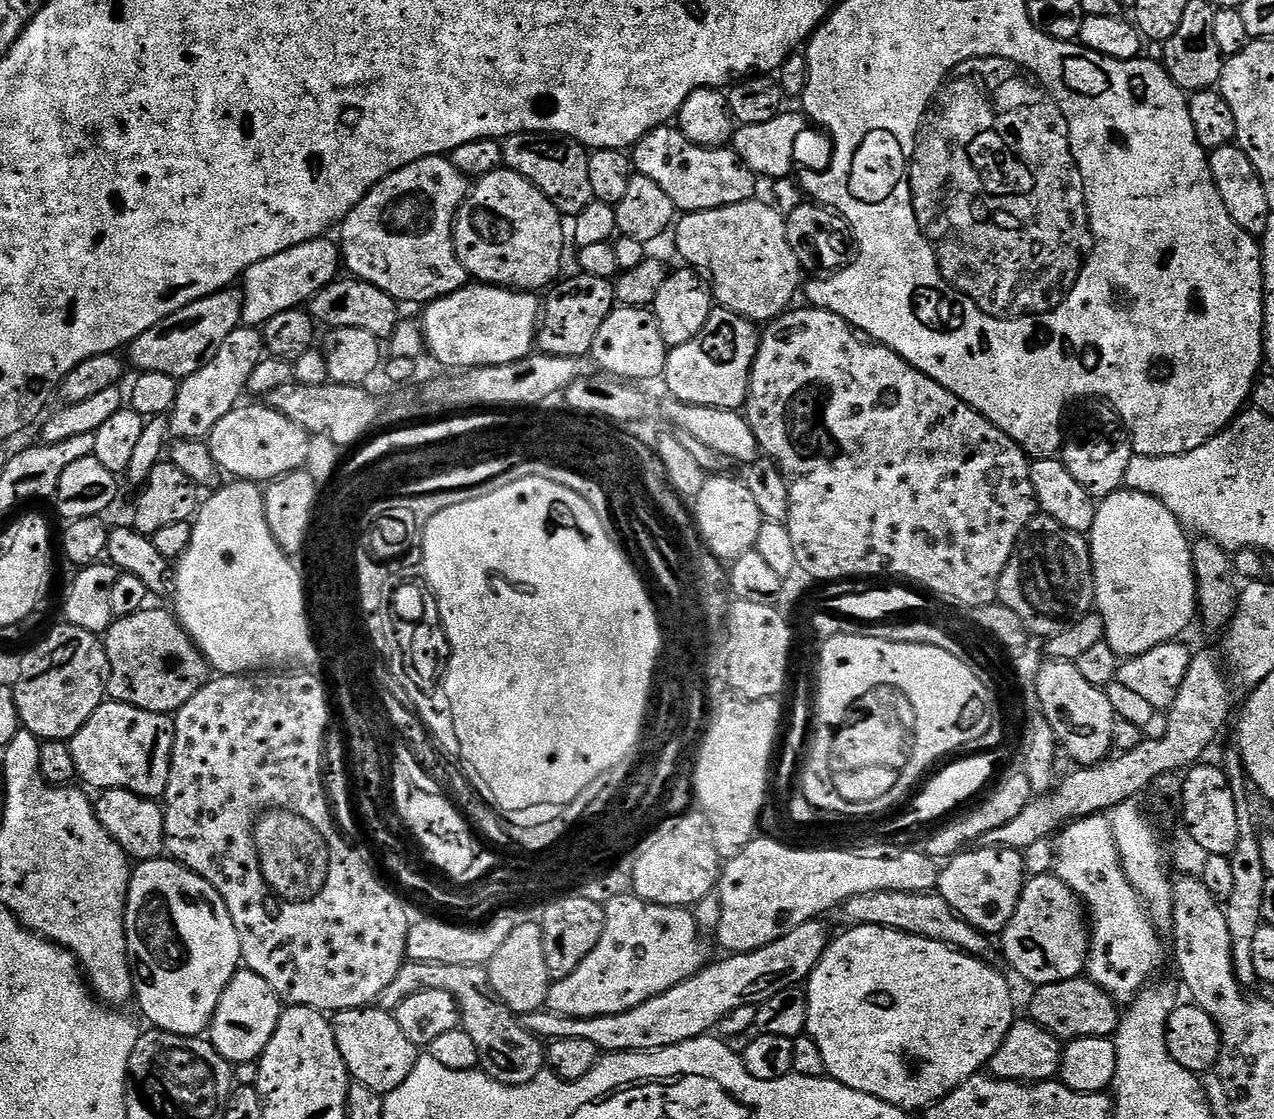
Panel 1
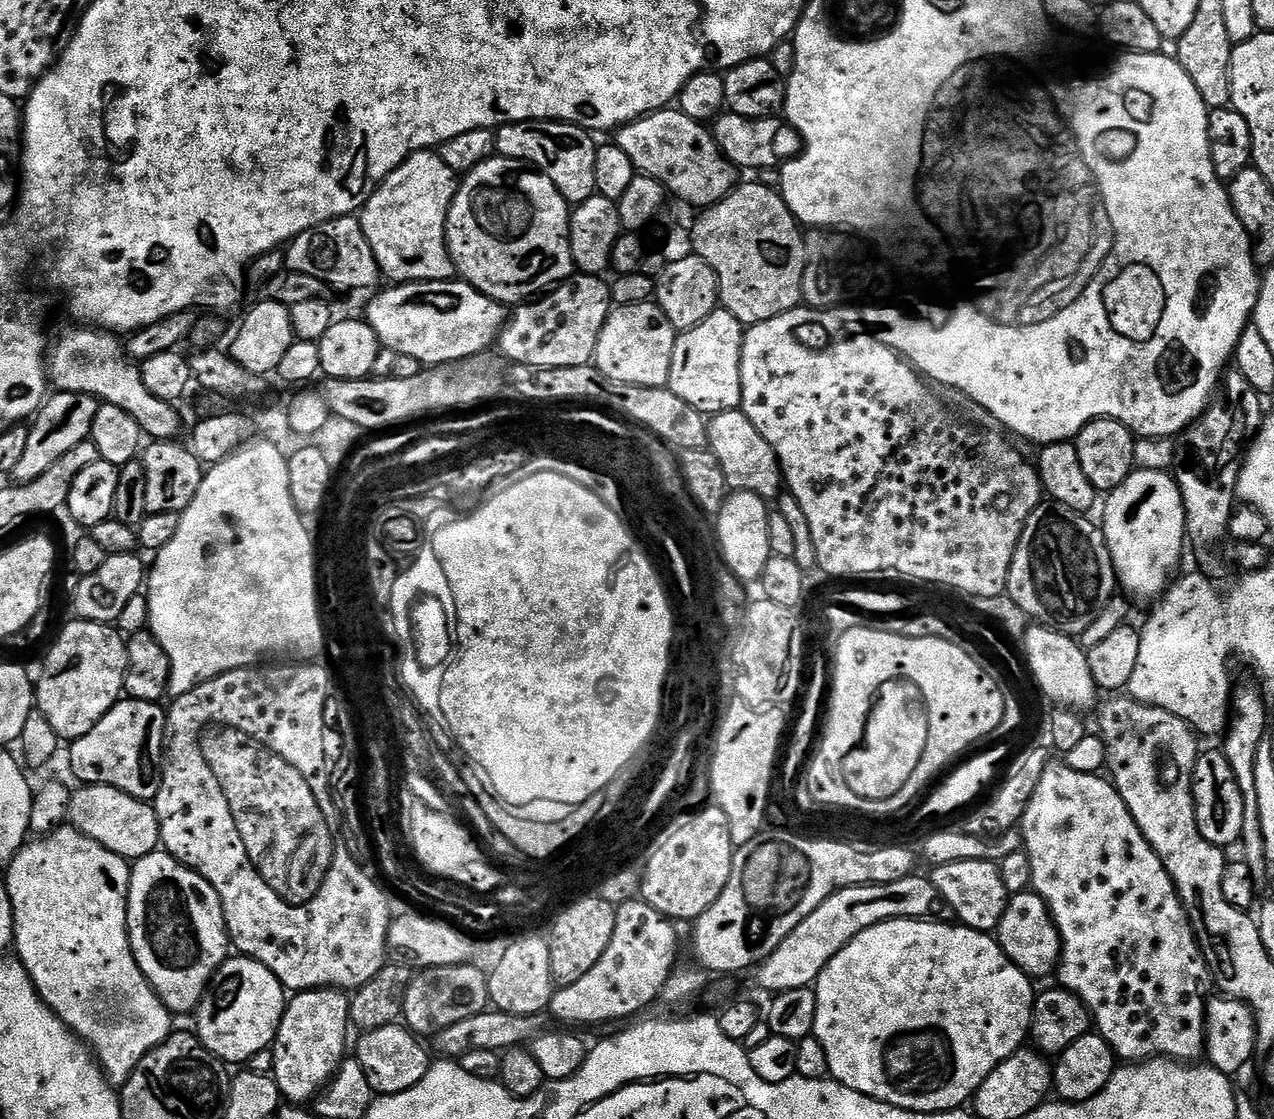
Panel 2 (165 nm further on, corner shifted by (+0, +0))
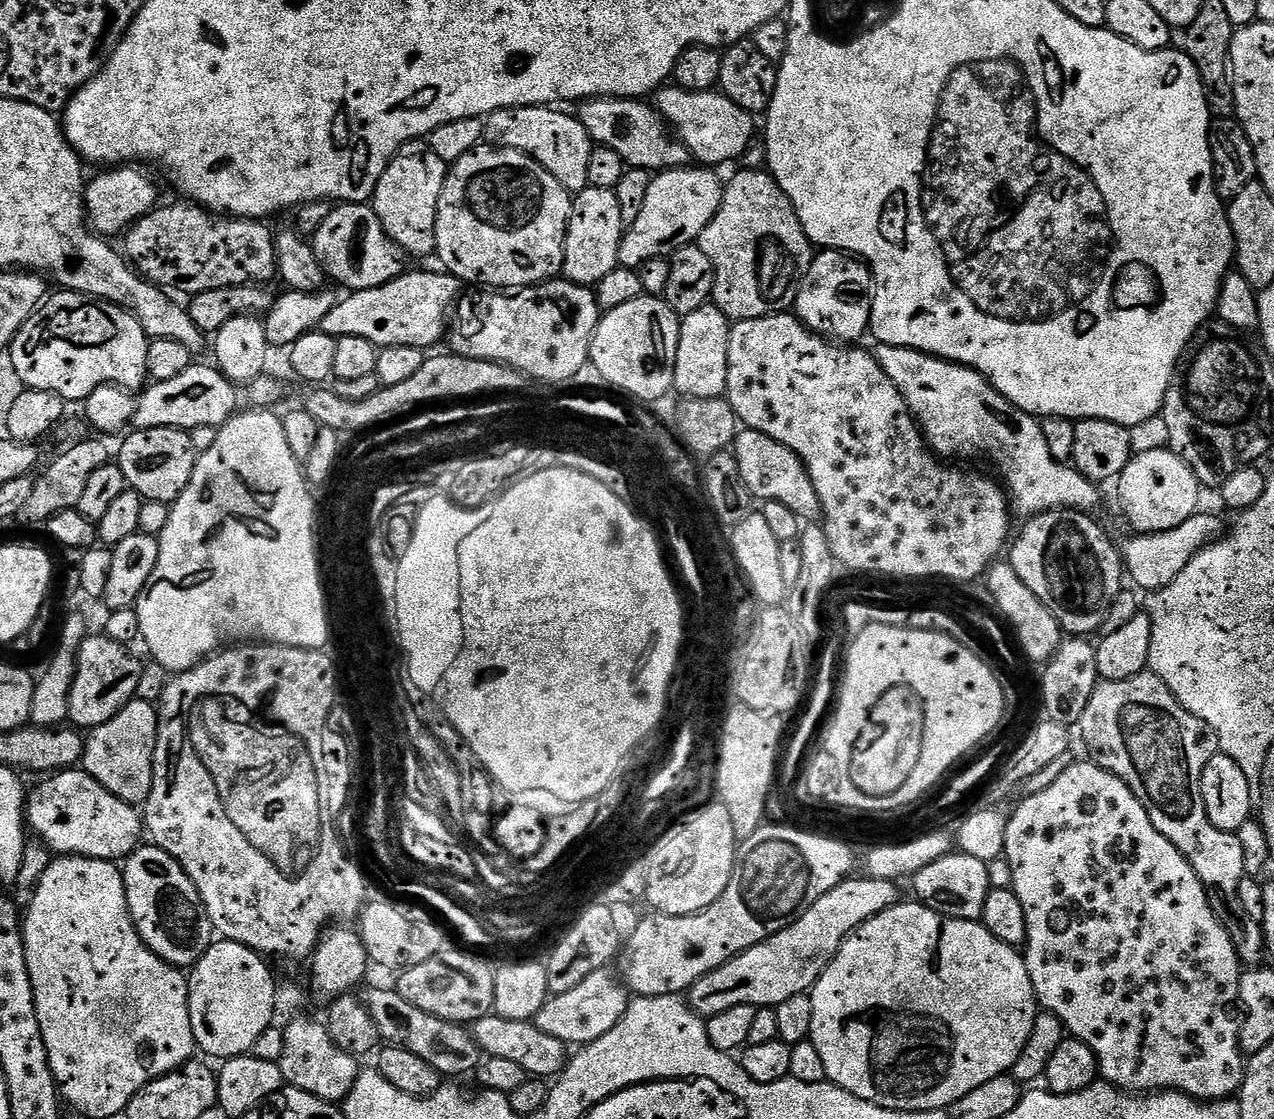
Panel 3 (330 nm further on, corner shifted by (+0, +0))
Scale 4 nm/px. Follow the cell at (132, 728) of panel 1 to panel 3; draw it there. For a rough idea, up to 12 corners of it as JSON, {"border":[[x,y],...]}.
{"border":[[131,700],[84,741],[83,771],[133,806],[152,789],[155,703]]}

